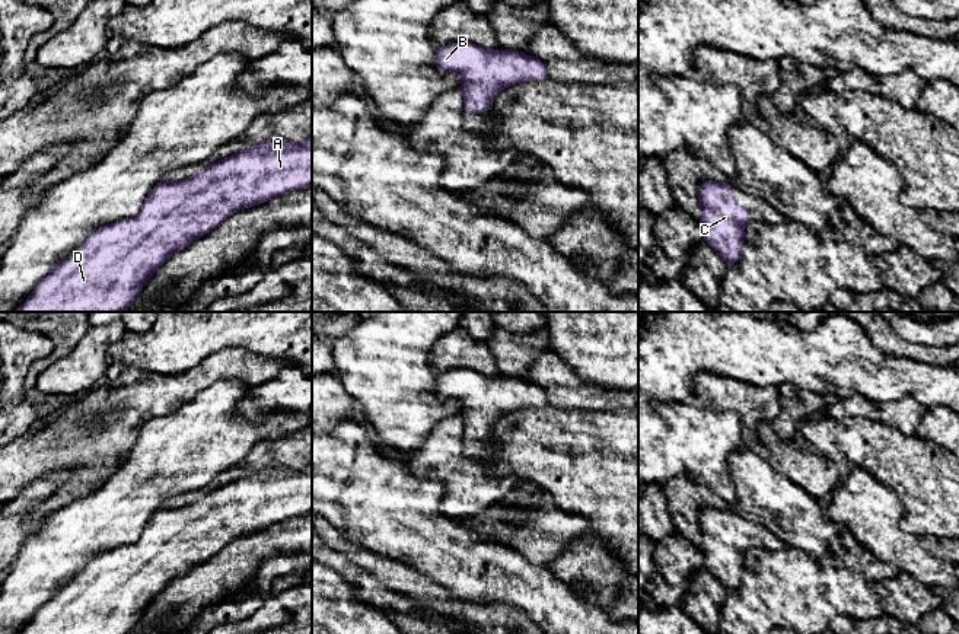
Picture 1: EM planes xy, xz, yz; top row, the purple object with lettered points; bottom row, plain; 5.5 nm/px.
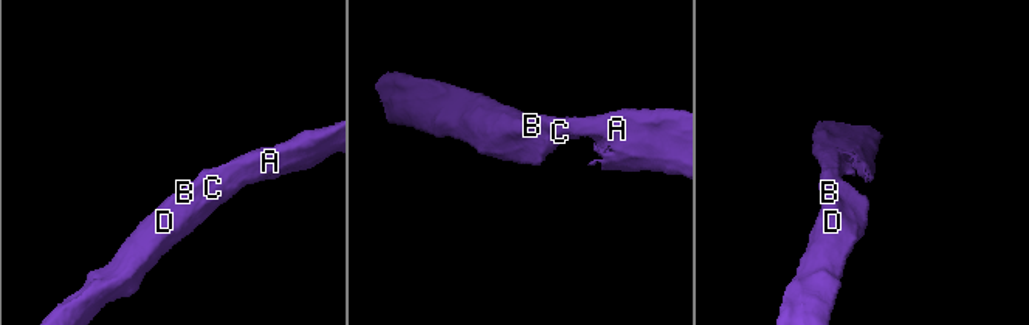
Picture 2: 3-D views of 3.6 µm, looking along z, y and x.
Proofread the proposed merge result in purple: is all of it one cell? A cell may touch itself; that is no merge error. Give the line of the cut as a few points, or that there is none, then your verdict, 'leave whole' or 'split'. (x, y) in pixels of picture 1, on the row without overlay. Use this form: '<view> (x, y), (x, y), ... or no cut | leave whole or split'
no cut | leave whole

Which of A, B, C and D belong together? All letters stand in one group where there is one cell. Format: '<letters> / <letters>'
A B C D

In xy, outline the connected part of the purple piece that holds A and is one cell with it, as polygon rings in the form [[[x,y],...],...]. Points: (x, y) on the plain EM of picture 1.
[[[312,462],[303,469],[259,469],[207,493],[188,506],[160,507],[136,544],[93,558],[19,634],[128,634],[172,580],[217,554],[233,538],[264,531],[309,512]]]

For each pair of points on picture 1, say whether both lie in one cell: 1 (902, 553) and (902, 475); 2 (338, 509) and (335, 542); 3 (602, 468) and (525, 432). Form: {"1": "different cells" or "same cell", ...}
{"1": "different cells", "2": "different cells", "3": "same cell"}

